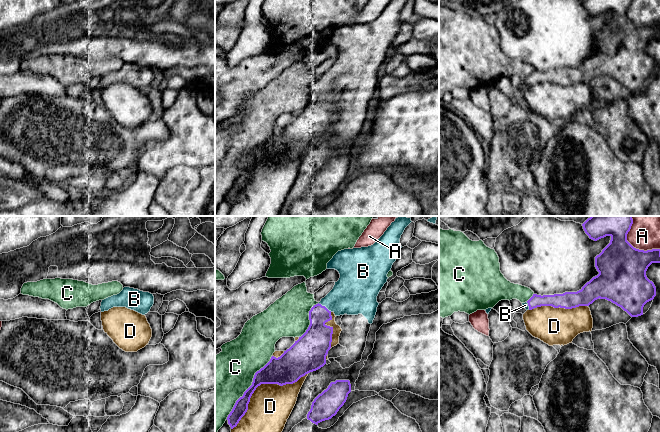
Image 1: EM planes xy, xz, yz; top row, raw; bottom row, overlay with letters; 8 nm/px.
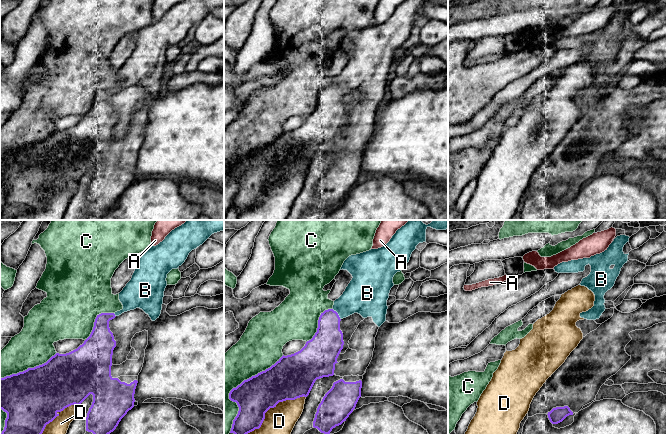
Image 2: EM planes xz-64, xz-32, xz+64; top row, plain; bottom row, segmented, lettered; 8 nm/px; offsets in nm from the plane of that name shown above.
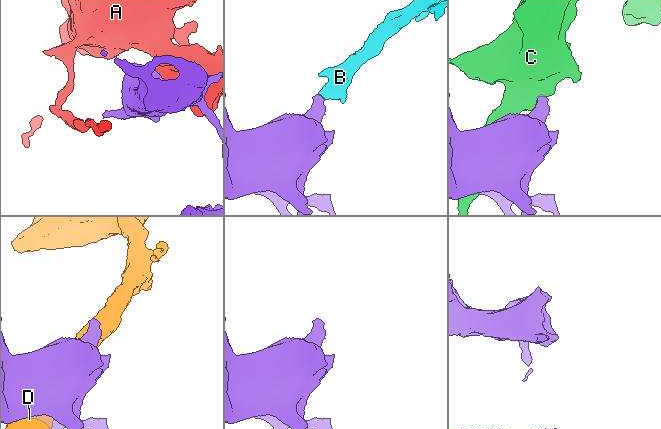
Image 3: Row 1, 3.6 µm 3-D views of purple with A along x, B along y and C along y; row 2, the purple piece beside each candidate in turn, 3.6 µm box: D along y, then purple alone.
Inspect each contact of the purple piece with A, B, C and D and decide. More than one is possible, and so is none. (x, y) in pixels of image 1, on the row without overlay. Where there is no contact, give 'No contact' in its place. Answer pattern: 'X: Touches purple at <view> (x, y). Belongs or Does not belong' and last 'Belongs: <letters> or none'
A: Touches purple at yz (635, 24). Does not belong
B: Touches purple at xz (324, 82). Belongs
C: Touches purple at xz (249, 163). Does not belong
D: Touches purple at xz (261, 159). Does not belong
Belongs: B

